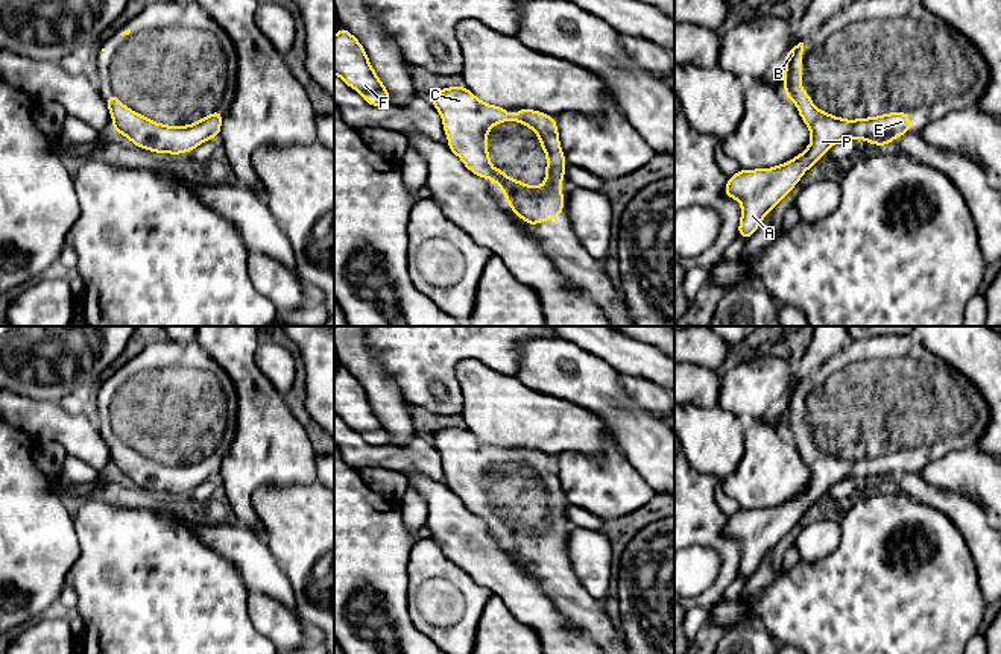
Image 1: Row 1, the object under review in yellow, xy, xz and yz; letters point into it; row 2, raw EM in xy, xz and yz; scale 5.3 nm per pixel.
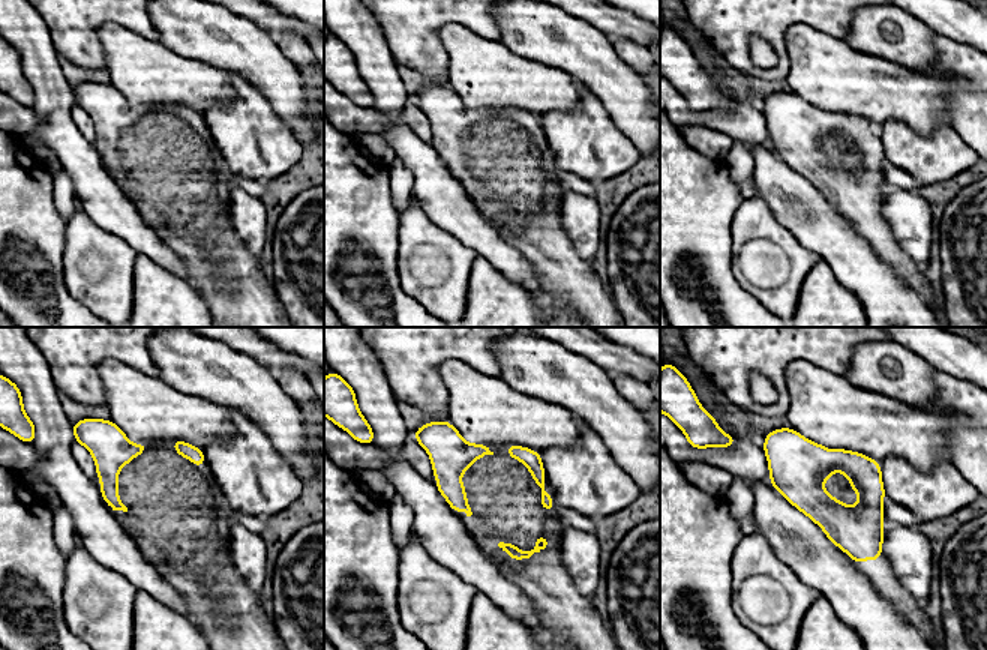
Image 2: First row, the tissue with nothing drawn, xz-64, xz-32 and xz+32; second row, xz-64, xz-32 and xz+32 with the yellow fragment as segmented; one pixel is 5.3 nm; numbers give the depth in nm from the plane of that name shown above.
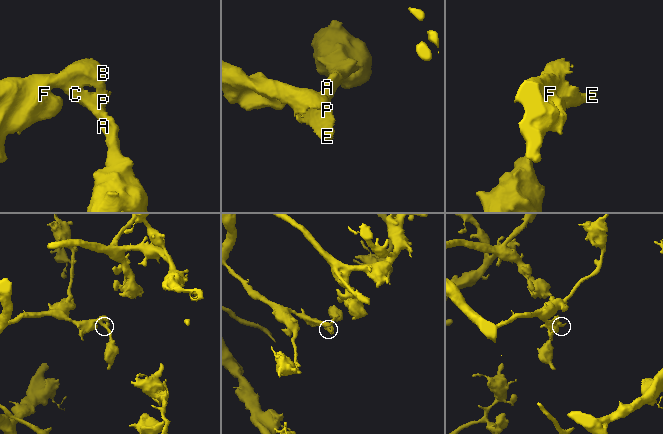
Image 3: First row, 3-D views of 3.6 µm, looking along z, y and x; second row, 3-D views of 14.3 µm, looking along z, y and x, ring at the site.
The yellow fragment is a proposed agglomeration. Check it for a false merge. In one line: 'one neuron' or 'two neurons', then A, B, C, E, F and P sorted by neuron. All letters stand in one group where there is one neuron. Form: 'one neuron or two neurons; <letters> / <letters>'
one neuron; A B C E F P

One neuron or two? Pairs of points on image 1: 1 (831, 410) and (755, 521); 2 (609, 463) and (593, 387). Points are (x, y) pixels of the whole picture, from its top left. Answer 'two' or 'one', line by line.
1: one
2: two

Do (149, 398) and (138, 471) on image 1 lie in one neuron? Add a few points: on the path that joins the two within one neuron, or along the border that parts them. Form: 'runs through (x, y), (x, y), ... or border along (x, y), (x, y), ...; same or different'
runs through (149, 416), (149, 452); same

